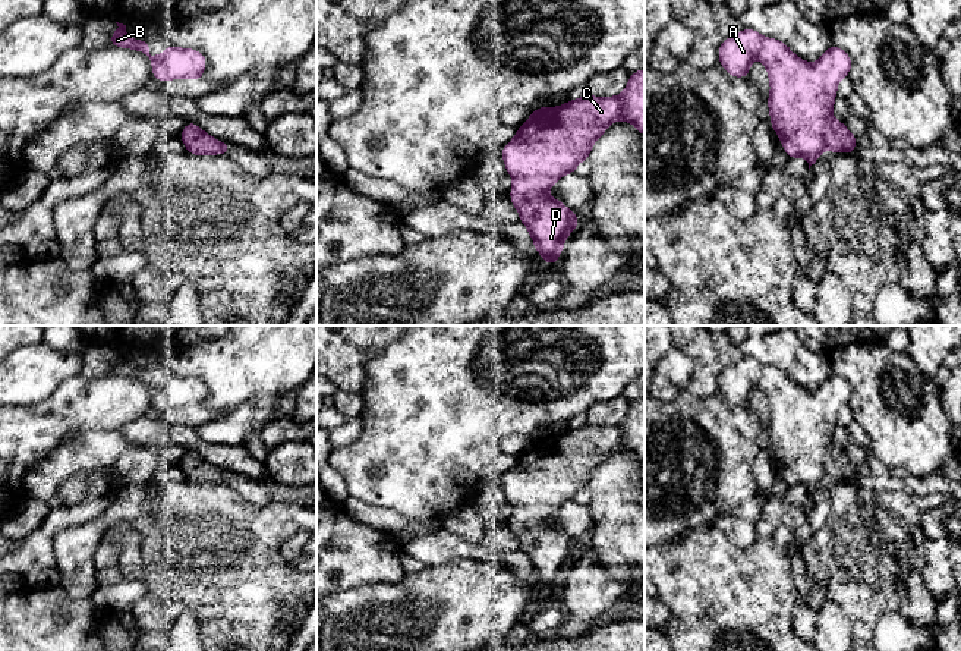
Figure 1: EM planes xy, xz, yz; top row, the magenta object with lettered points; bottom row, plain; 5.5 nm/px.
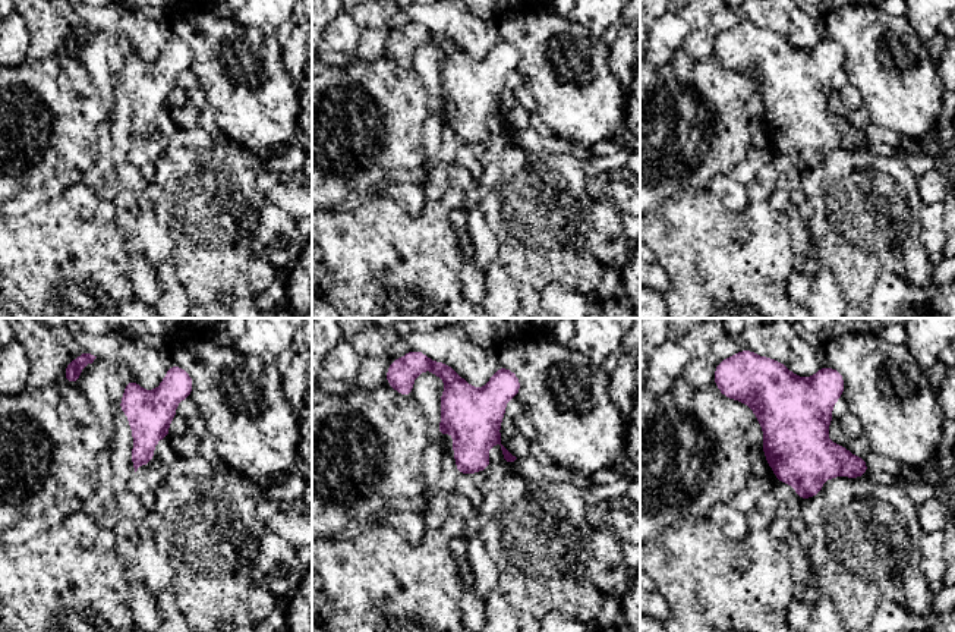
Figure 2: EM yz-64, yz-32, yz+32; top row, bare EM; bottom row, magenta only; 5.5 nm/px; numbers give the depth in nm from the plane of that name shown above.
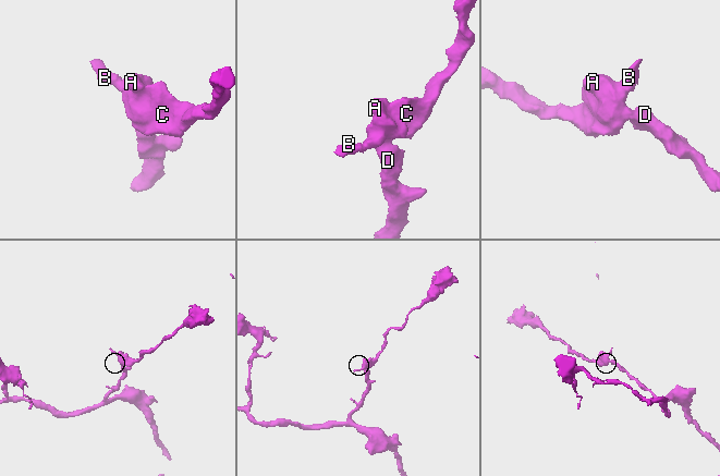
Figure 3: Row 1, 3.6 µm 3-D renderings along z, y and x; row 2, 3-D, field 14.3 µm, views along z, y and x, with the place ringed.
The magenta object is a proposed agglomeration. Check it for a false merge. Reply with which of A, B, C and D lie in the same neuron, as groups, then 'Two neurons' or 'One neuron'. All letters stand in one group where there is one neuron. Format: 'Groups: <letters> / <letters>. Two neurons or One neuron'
Groups: A B C D. One neuron

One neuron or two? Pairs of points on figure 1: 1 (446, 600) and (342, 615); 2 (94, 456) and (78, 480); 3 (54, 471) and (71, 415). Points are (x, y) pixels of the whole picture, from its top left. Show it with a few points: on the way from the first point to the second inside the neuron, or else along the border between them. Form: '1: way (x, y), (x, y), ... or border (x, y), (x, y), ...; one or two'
1: way (419, 615), (368, 615); one
2: border (91, 469), (79, 469), (68, 475), (56, 491); two
3: border (95, 430), (72, 434), (35, 462); two

